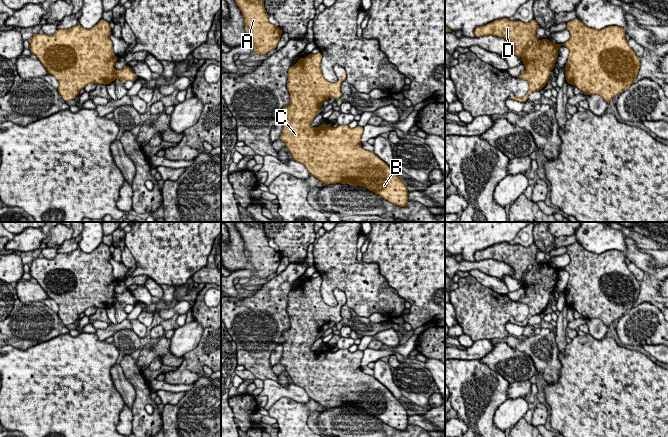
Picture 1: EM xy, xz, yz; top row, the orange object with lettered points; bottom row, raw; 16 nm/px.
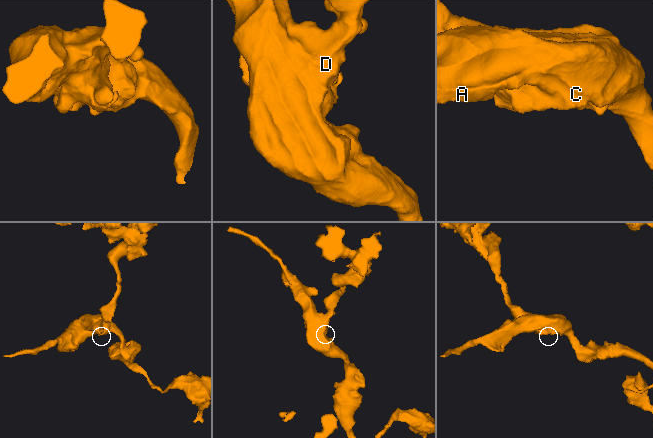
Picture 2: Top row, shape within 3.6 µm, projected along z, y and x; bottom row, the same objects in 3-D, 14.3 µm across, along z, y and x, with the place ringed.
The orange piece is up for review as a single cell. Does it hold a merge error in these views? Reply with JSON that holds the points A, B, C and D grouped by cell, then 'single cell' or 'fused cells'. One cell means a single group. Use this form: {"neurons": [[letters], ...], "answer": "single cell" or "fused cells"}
{"neurons": [["A", "B", "C", "D"]], "answer": "single cell"}

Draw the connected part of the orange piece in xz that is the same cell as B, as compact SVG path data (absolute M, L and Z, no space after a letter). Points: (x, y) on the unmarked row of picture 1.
M309 278L299 282L296 289L288 294L287 312L290 317L290 328L282 333L284 338L283 352L280 364L292 379L293 384L302 387L310 399L313 399L324 409L349 408L364 410L391 426L394 429L408 430L408 414L403 403L398 400L384 385L372 375L361 370L363 351L350 352L348 349L331 351L331 347L324 350L312 351L311 347L317 340L322 327L329 322L340 323L342 320L341 307L346 303L346 295L342 294L342 304L330 307L321 295L322 278Z

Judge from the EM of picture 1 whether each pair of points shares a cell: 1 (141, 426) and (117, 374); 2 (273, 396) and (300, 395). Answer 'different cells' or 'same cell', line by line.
1: different cells
2: same cell

